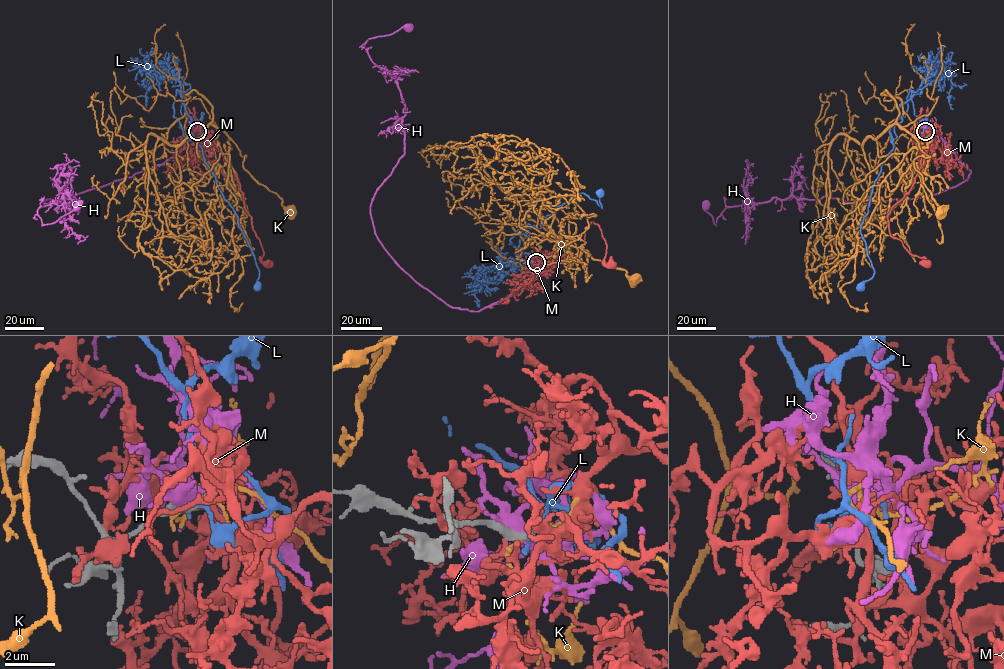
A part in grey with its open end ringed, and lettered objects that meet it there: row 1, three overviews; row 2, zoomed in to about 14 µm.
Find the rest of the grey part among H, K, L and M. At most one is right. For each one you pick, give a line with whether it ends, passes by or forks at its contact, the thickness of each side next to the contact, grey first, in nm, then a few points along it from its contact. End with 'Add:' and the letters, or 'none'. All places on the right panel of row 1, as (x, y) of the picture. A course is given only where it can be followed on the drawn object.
Add: none

